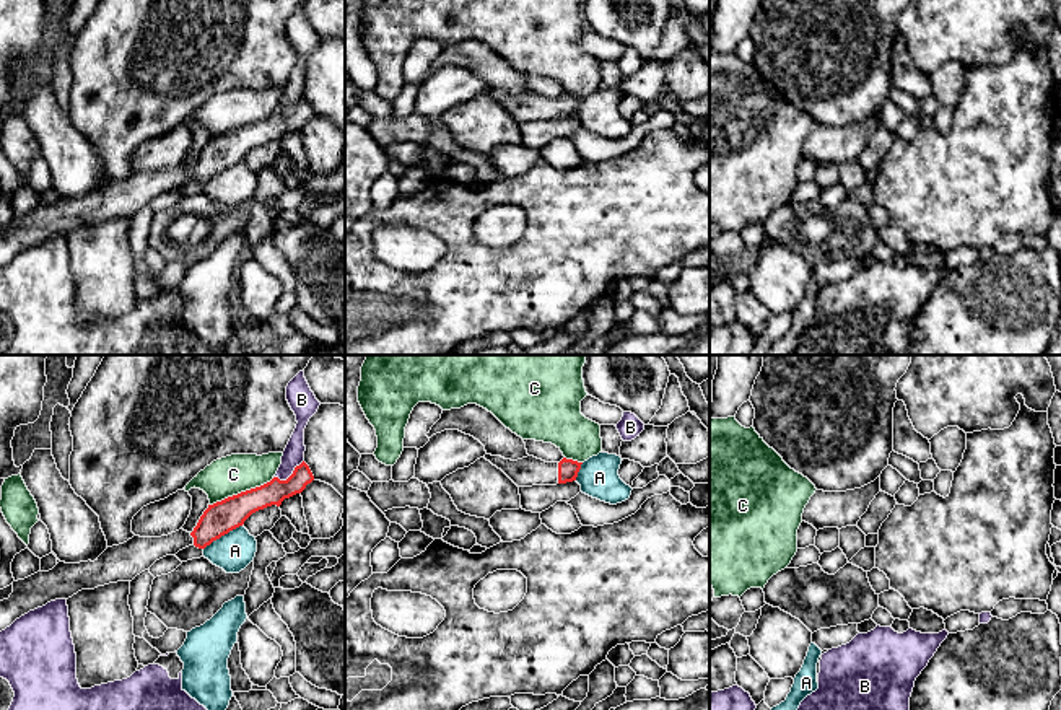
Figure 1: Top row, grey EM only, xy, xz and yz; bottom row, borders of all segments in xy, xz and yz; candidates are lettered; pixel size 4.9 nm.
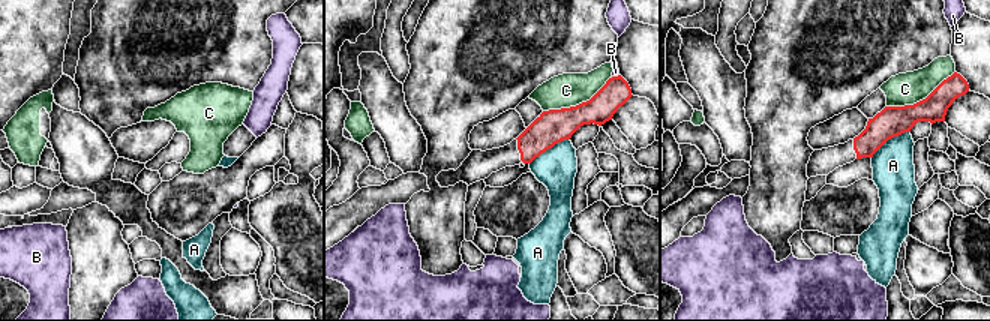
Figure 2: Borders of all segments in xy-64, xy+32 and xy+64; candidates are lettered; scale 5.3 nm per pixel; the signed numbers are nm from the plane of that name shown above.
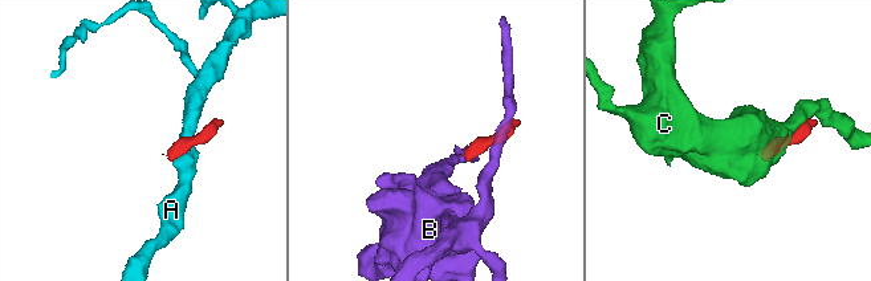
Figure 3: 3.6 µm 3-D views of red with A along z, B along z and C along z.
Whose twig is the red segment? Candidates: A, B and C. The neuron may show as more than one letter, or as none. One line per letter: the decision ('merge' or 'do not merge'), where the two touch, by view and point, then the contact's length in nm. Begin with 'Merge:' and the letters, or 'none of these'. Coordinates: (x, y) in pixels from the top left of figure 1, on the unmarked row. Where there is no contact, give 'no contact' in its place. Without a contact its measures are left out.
Merge: none of these
A: do not merge | xy (222, 170) | 220 nm
B: do not merge | xy (290, 111) | 180 nm
C: do not merge | xy (241, 127) | 360 nm

